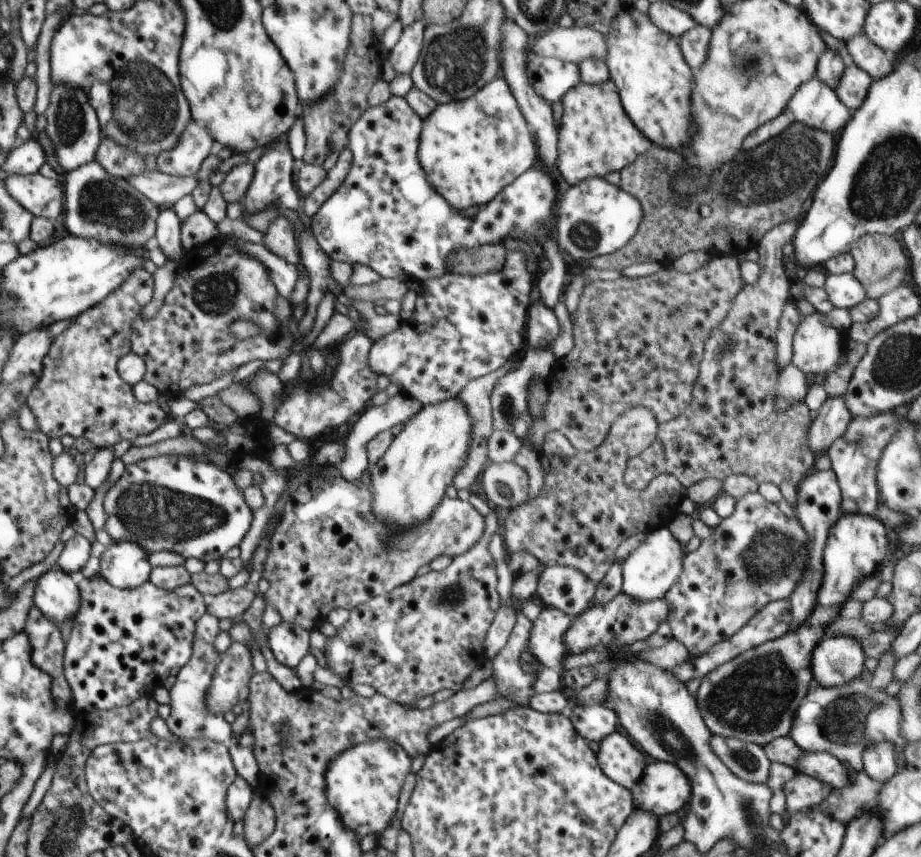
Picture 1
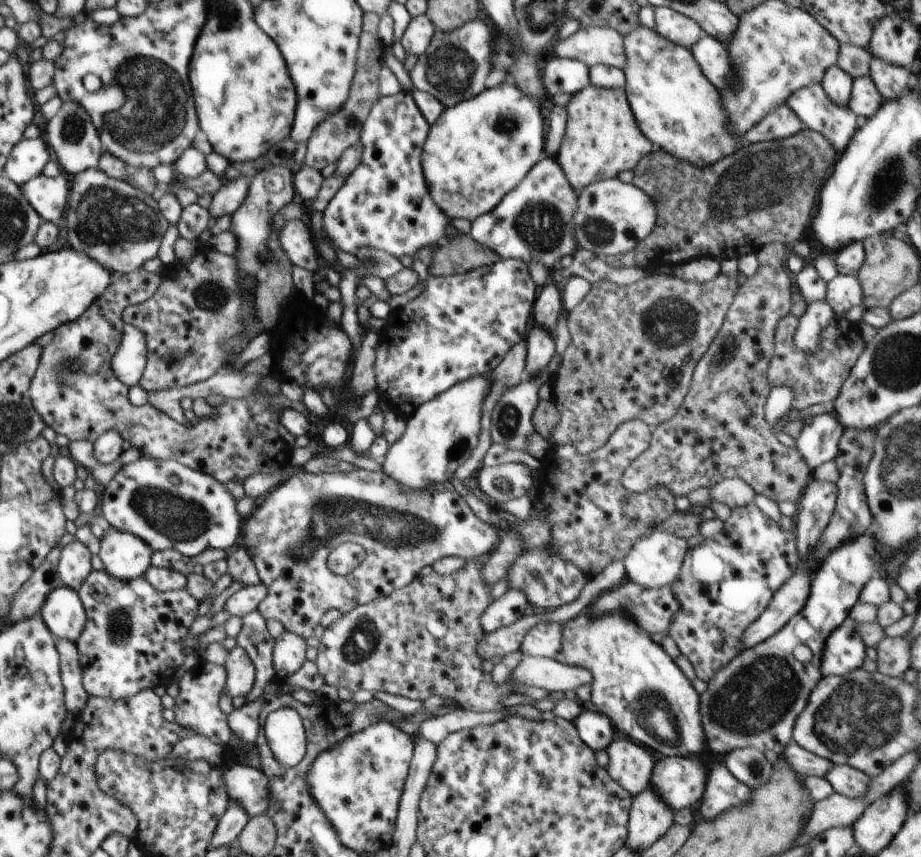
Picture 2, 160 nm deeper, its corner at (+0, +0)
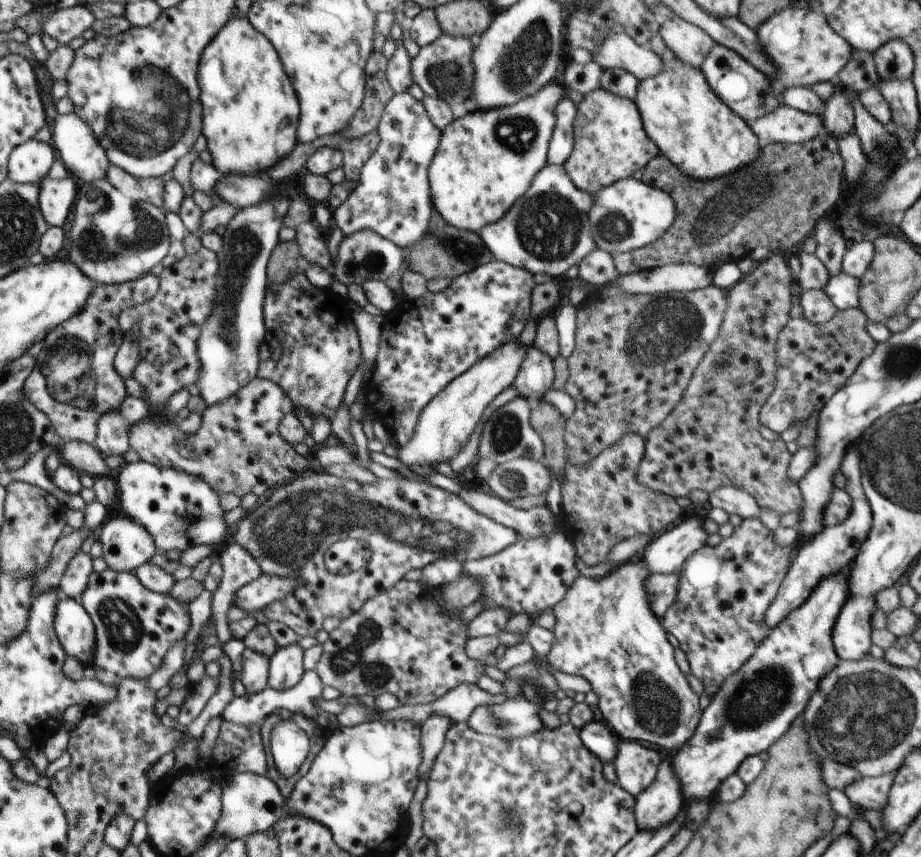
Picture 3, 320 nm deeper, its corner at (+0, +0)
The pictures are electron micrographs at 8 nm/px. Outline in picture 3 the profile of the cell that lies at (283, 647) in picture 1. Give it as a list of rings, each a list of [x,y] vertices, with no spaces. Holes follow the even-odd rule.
[[[300,645],[277,648],[269,660],[268,686],[283,691],[296,686],[305,672]]]

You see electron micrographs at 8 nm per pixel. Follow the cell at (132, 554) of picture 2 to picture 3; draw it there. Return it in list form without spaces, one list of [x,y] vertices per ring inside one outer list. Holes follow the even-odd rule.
[[[122,514],[108,518],[97,530],[108,568],[134,572],[159,551],[154,539],[142,525]]]

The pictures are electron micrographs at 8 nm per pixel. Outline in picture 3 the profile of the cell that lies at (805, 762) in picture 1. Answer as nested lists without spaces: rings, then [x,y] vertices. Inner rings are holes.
[[[894,774],[879,777],[862,777],[844,790],[850,802],[862,809],[881,810],[889,802]]]

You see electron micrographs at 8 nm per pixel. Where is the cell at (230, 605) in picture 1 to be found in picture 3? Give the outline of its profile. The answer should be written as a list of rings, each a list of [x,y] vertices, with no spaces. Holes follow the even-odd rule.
[[[262,573],[256,580],[237,590],[236,605],[249,613],[264,610],[271,602],[282,600],[296,588],[294,577],[279,577]]]

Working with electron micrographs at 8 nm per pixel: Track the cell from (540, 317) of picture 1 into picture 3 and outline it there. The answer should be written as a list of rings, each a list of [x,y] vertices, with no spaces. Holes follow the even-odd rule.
[[[529,347],[526,358],[513,382],[513,387],[520,397],[528,399],[532,404],[542,400],[546,391],[554,382],[553,360],[536,347]]]

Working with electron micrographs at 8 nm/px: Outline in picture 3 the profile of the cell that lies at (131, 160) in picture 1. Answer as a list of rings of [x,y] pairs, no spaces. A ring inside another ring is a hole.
[[[110,164],[106,179],[133,201],[150,203],[157,207],[164,205],[165,182],[160,177],[137,179]]]

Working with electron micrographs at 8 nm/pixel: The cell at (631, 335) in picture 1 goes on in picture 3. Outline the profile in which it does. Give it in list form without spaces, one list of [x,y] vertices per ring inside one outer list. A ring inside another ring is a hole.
[[[714,284],[695,291],[670,291],[653,295],[633,295],[616,286],[603,286],[577,307],[575,349],[572,356],[567,358],[570,376],[565,391],[574,397],[576,404],[588,404],[588,414],[584,408],[578,408],[582,416],[596,420],[580,420],[580,414],[573,414],[566,421],[566,424],[570,424],[570,428],[565,430],[565,442],[571,465],[590,463],[605,448],[628,433],[645,439],[656,425],[668,418],[679,404],[705,352],[718,336],[727,304],[726,291]],[[590,424],[598,428],[596,441],[584,434],[590,432]]]

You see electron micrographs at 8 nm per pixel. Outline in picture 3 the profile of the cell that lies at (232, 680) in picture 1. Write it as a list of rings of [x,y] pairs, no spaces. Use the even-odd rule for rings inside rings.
[[[245,648],[242,654],[242,678],[246,694],[262,692],[267,686],[269,660],[271,657]]]

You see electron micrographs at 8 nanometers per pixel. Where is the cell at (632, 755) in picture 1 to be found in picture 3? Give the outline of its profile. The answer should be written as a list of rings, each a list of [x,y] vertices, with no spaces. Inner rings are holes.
[[[621,740],[613,760],[618,784],[637,797],[655,779],[659,764],[658,752],[635,741]]]

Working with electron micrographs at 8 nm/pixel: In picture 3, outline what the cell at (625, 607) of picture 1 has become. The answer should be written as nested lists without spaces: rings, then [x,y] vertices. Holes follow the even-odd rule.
[[[652,573],[645,580],[645,587],[653,613],[661,620],[680,590],[679,576],[676,573]]]

